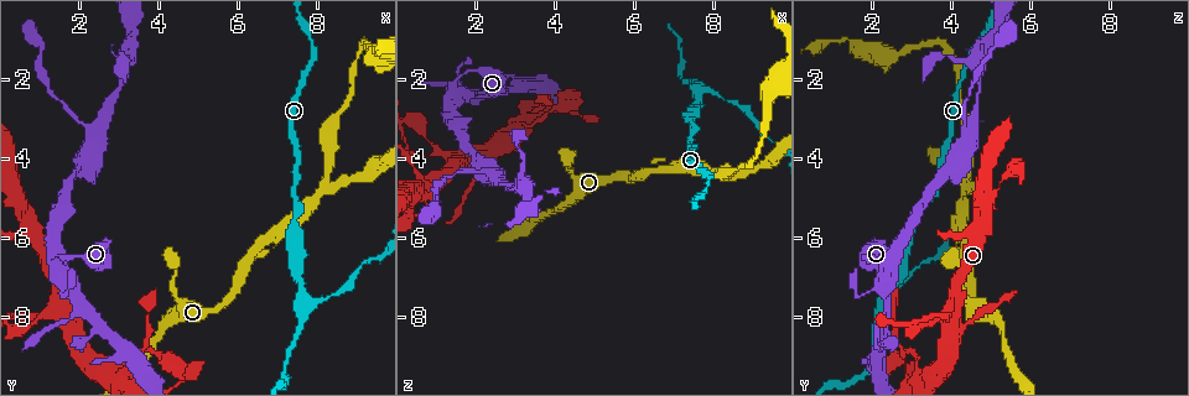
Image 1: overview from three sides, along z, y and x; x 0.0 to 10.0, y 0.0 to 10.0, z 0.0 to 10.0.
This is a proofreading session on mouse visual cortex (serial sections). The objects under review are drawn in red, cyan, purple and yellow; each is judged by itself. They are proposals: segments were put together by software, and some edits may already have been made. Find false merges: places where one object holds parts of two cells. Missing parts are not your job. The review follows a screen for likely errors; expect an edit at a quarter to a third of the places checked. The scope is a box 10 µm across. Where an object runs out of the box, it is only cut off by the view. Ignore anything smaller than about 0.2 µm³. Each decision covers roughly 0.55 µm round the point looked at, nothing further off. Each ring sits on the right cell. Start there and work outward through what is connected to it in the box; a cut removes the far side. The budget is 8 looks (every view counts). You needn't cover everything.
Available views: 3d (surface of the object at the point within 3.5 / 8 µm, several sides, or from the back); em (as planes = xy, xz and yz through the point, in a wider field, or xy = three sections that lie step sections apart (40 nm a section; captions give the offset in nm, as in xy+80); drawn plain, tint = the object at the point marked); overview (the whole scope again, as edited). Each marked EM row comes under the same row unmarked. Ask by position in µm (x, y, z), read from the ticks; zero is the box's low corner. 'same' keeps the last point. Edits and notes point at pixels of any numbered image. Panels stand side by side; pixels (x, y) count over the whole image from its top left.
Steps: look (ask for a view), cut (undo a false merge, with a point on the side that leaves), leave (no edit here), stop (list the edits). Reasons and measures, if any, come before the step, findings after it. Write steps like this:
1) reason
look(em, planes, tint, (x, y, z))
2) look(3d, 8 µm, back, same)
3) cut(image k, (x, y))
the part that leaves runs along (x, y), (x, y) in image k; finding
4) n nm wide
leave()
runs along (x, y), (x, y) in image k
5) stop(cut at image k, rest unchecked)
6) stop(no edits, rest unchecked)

look(3d, 8 µm, (7.70, 7.60, 2.35))

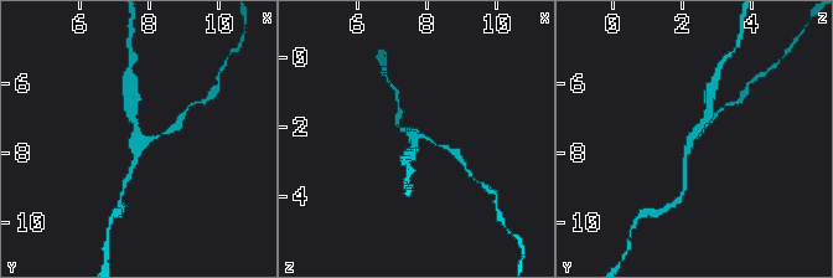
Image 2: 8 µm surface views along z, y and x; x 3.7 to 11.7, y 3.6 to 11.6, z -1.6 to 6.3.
look(3d, 3.5 µm, same)

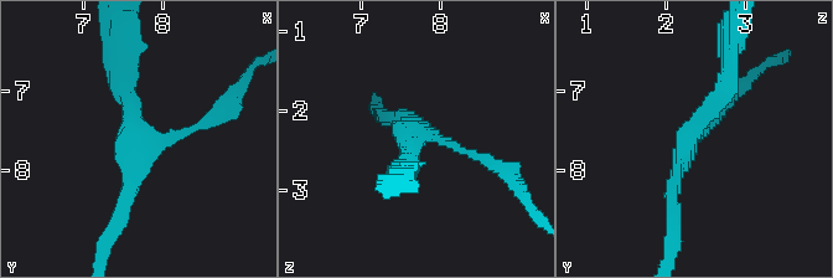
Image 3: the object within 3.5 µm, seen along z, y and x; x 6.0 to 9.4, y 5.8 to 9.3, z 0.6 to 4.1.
3 arms; arms of 100, 200, 250 nm; now the EM
look(em, xy, step 1, tint, (7.65, 7.60, 2.30))

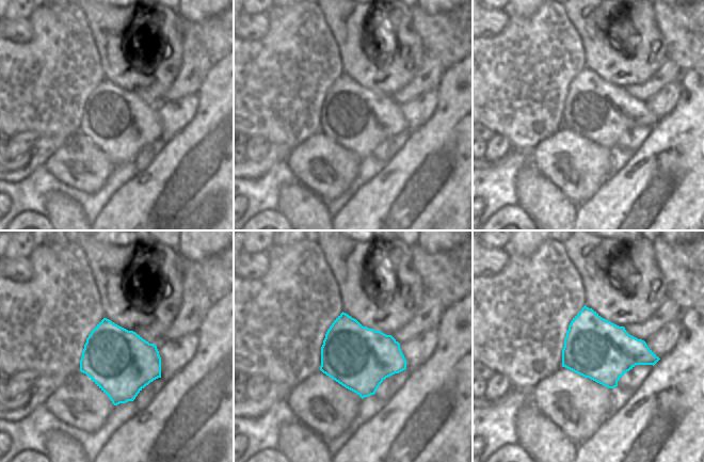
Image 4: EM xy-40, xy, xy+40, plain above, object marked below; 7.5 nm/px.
leave()
runs along (728, 67), (683, 150), (674, 211) in image 3; one cell here

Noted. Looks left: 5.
sharp bend
look(3d, 8 µm, (0.80, 8.20, 3.55))

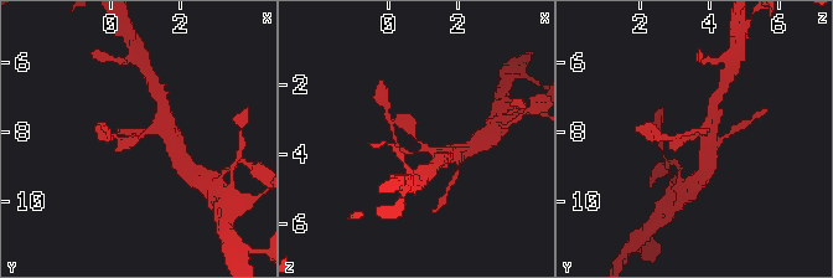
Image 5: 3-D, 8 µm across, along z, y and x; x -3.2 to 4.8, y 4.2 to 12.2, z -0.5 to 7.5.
closer look
look(3d, 3.5 µm, same)

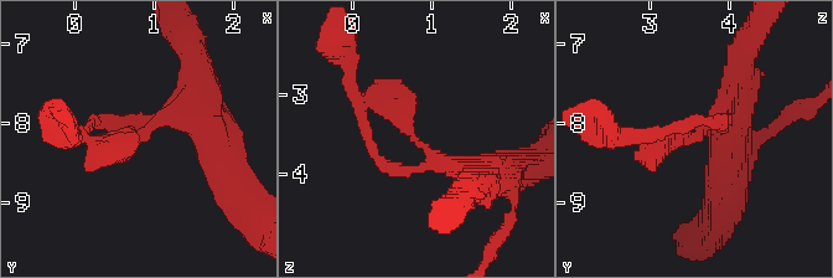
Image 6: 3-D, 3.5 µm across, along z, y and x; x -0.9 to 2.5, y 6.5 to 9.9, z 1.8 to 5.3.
shape alone is not enough
look(em, planes, tint, (0.80, 8.20, 3.55))

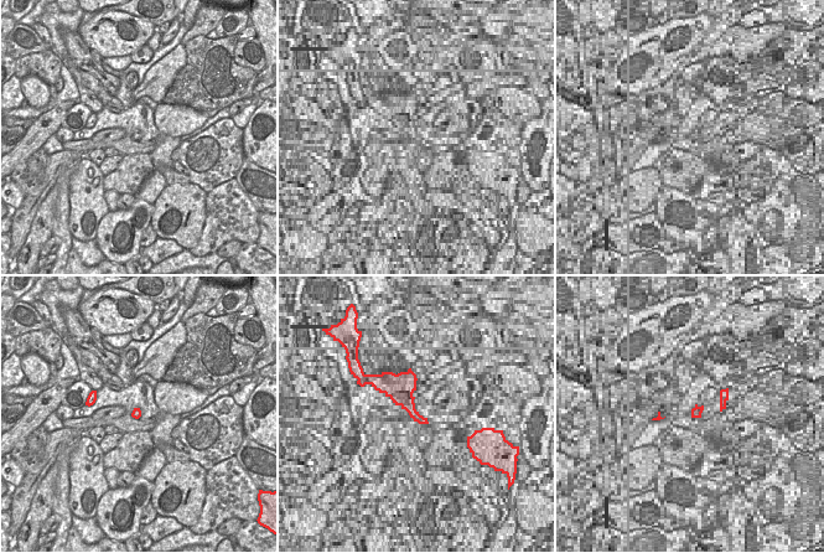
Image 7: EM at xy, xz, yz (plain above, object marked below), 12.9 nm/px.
arms of 200, 300, 300 nm
leave()
runs along (480, 179), (358, 97) in image 6; all the same cell

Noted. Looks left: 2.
calibre changes
look(3d, 3.5 µm, (2.95, 8.70, 2.25))

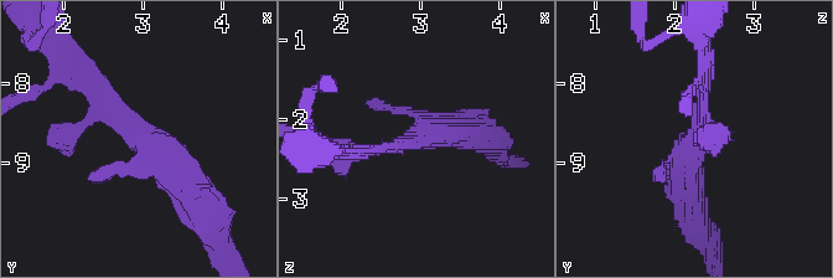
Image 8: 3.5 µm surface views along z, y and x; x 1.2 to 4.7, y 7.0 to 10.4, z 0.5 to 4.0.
need the tissue
look(em, planes, tint, (3.00, 8.70, 2.25))

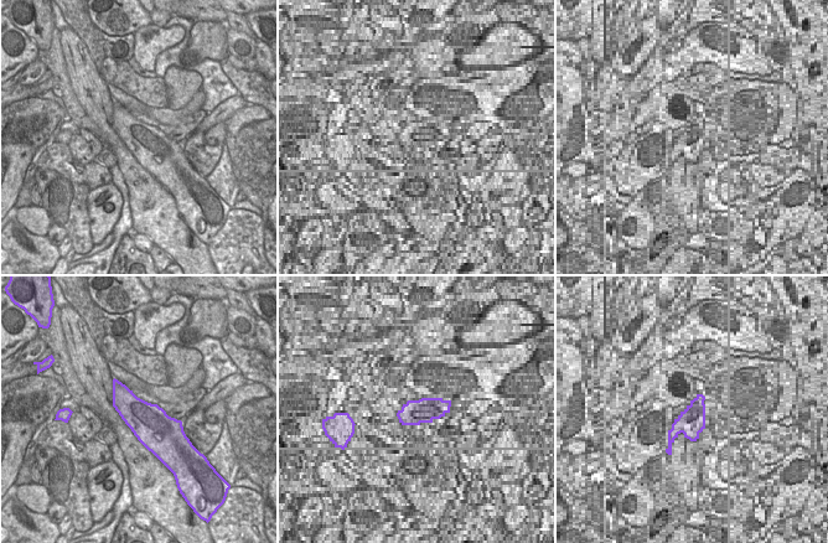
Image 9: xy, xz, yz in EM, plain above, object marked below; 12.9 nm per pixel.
leave()
runs along (86, 78), (200, 200) in image 8; continuous, no second cell

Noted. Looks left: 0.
stop(no edits, rest unchecked)

